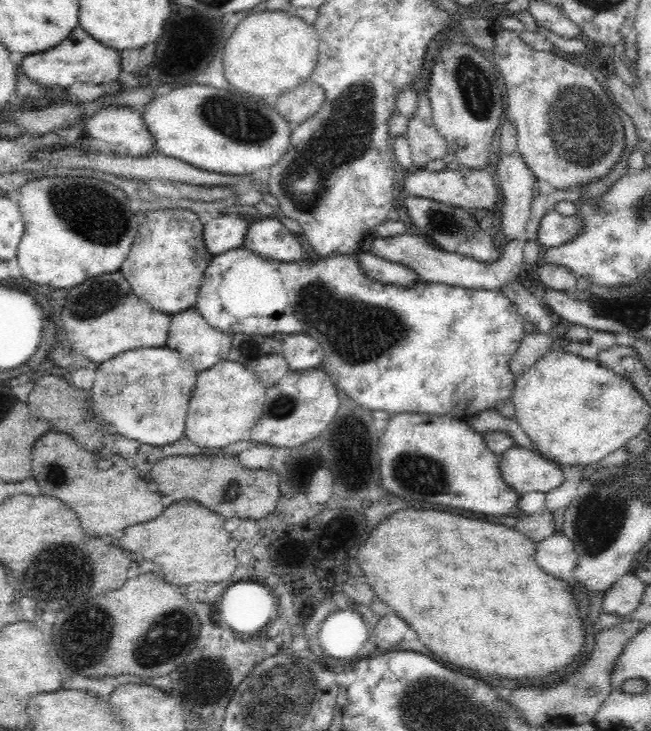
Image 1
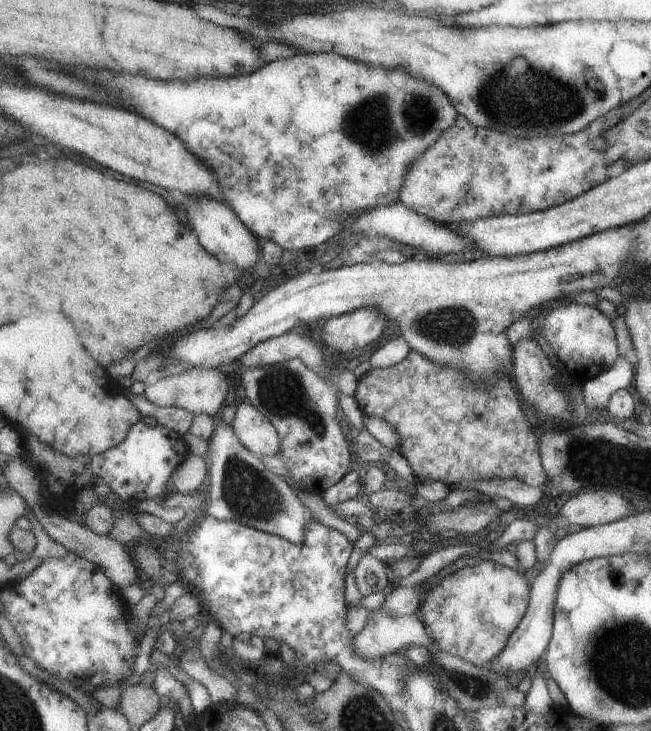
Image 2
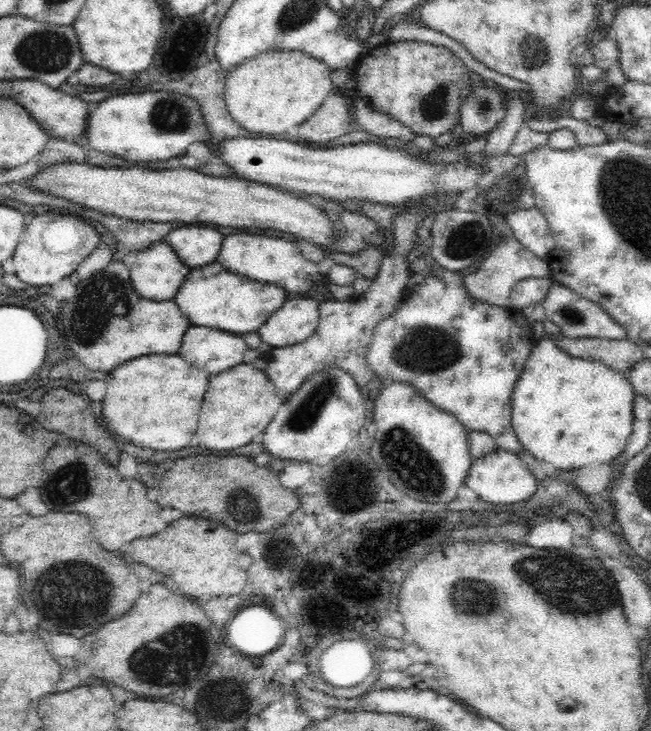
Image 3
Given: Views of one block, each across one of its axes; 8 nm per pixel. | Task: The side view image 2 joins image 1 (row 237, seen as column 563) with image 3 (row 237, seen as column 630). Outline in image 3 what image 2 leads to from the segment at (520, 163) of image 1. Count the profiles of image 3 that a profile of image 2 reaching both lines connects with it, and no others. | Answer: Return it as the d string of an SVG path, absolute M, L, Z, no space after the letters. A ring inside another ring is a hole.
M515 236L502 240L497 247L478 264L478 269L464 278L464 289L476 301L494 306L508 307L510 293L517 282L526 278L550 278L550 263L547 259L538 258L518 242Z

